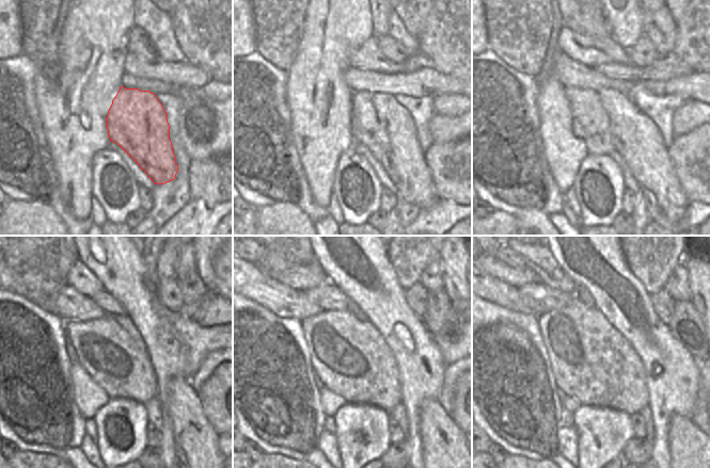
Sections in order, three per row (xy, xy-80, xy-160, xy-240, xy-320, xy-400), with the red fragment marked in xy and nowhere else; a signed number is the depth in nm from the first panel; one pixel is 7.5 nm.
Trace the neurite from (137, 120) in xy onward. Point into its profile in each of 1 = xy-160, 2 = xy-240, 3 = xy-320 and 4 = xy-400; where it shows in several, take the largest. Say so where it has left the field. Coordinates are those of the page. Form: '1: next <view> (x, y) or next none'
1: next xy-160 (635, 136)
2: next xy-240 (195, 441)
3: next xy-320 (444, 446)
4: next xy-400 (689, 447)

